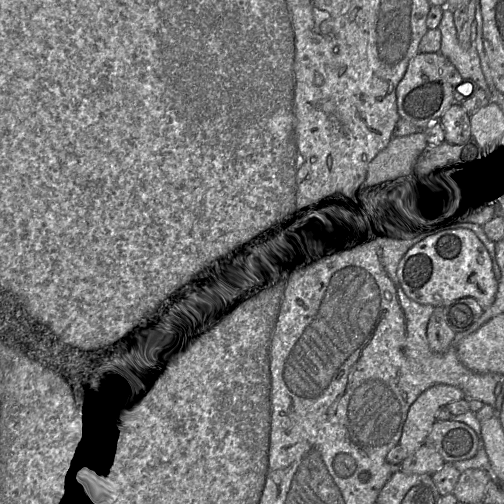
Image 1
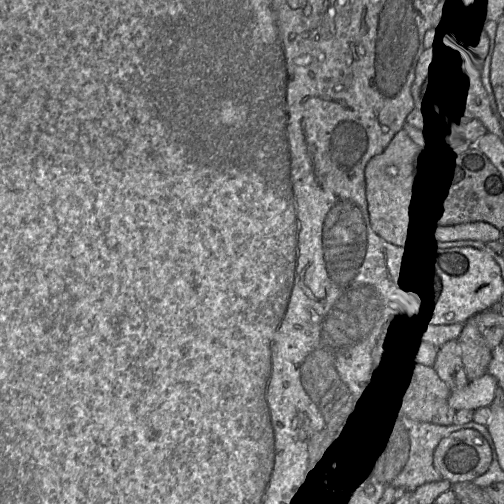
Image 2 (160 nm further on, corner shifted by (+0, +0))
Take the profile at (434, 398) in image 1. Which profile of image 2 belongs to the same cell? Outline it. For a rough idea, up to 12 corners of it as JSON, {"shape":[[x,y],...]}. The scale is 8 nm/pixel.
{"shape":[[487,373],[452,391],[454,410],[490,407],[497,380]]}

